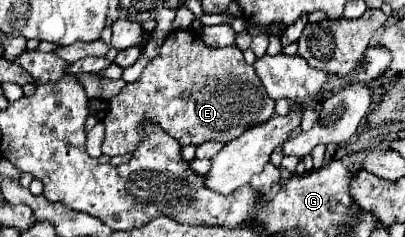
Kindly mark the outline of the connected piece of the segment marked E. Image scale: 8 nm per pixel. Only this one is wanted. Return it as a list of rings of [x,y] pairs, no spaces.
[[[174,31],[164,41],[160,53],[148,63],[142,77],[134,83],[128,83],[118,95],[110,99],[110,111],[104,119],[106,137],[102,143],[104,155],[122,155],[136,151],[136,143],[140,143],[144,117],[162,127],[168,135],[172,135],[182,147],[200,145],[204,141],[220,141],[228,143],[234,137],[242,135],[246,129],[264,123],[274,115],[274,101],[264,91],[256,71],[244,61],[242,51],[234,45],[228,47],[208,47],[202,37],[194,31]]]

